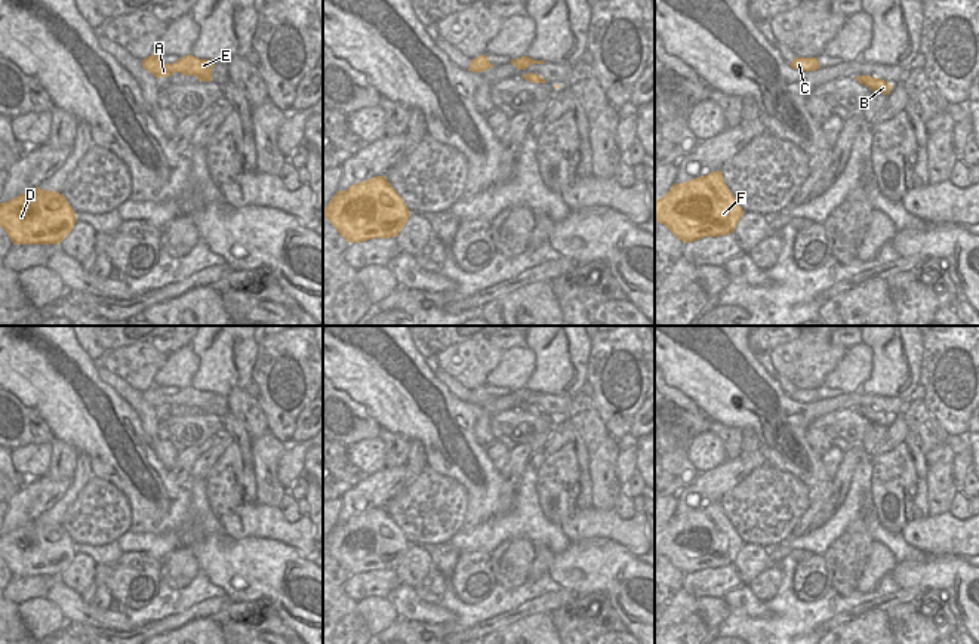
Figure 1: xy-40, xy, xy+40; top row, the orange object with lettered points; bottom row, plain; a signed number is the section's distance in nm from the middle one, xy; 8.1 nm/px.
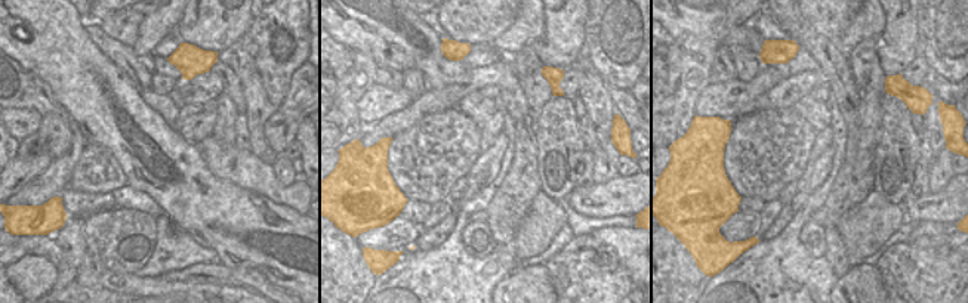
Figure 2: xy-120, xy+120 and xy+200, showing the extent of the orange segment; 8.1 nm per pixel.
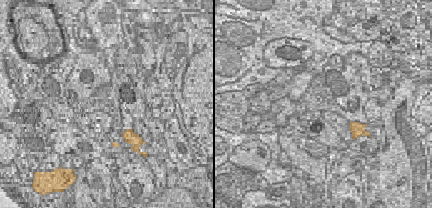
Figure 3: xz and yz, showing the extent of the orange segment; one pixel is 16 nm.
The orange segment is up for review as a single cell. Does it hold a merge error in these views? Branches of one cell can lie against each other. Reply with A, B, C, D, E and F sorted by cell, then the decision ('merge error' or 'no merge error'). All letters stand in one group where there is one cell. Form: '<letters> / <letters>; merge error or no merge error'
A C D E F / B; merge error

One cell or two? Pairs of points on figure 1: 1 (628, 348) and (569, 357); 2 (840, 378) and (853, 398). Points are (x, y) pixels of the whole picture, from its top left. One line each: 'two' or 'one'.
1: two
2: two

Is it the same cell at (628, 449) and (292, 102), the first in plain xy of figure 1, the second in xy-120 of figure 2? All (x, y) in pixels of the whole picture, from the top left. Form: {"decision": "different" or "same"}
{"decision": "different"}

